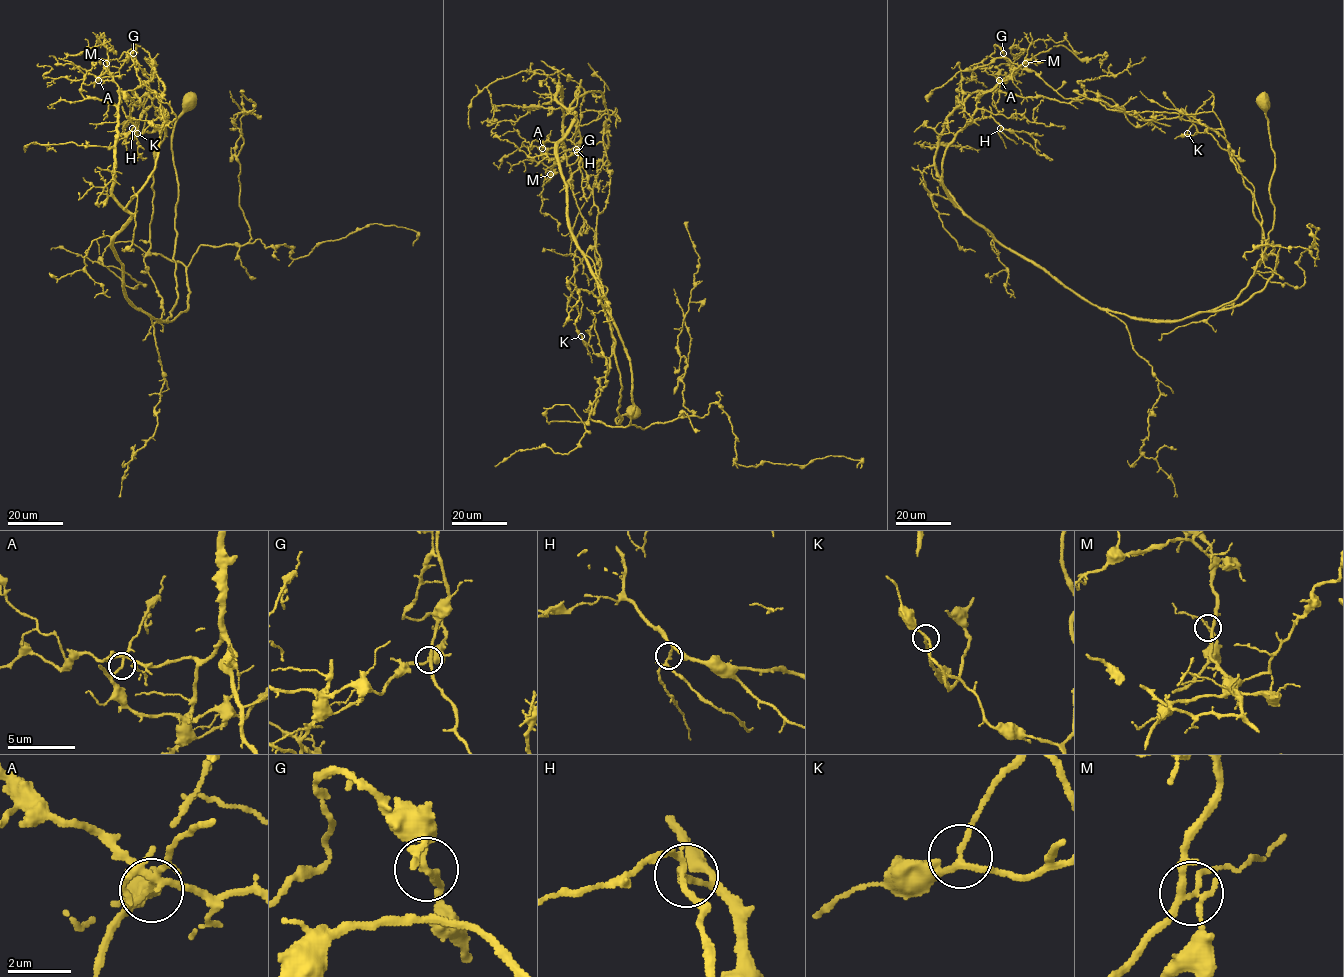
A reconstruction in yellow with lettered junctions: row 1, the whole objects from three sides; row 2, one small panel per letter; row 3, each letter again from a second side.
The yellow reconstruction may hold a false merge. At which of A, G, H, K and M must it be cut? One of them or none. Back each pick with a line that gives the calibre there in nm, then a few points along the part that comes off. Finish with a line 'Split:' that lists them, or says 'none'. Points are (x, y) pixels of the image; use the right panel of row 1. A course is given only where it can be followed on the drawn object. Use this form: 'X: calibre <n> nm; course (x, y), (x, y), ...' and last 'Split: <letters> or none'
A: calibre 160 nm
Split: A

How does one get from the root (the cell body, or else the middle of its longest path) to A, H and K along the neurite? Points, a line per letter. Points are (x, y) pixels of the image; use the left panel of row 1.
A: (190, 101), (171, 139), (178, 297), (158, 320), (112, 247), (130, 214), (112, 193), (119, 87), (98, 80)
H: (190, 101), (171, 139), (178, 297), (165, 320), (126, 298), (112, 247), (163, 128), (127, 117), (132, 128)
K: (190, 101), (169, 321), (187, 269), (146, 255), (165, 129), (137, 133)

